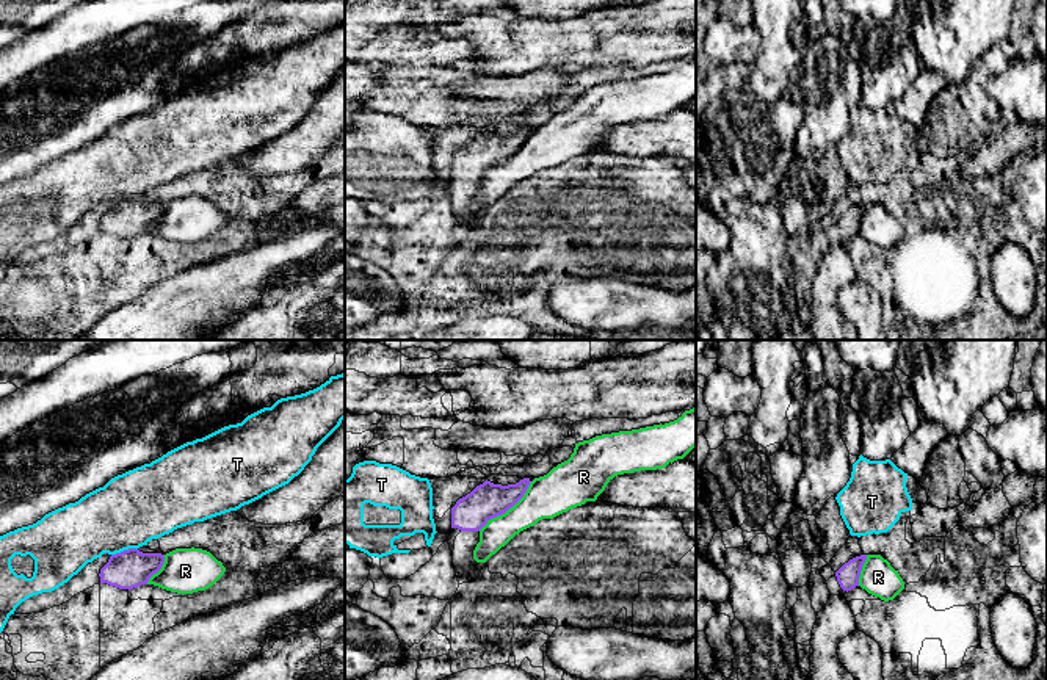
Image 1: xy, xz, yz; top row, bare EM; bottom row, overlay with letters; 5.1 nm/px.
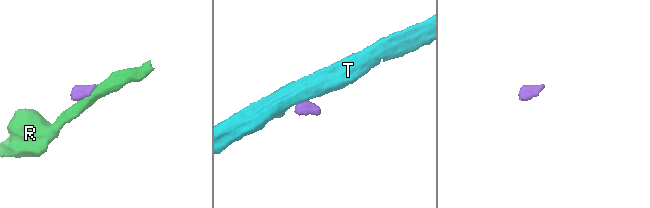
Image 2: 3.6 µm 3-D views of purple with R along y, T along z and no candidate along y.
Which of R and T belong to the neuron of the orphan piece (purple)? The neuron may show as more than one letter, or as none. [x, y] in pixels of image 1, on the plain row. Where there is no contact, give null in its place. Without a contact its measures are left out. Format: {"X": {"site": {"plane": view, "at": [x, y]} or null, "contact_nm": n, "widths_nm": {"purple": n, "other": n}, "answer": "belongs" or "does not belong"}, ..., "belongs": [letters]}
{"R": {"site": {"plane": "xz", "at": [507, 159]}, "contact_nm": 380, "widths_nm": {"purple": 190, "other": 220}, "answer": "does not belong"}, "T": {"site": {"plane": "xy", "at": [124, 199]}, "contact_nm": 140, "widths_nm": {"purple": 200, "other": 380}, "answer": "does not belong"}, "belongs": []}

